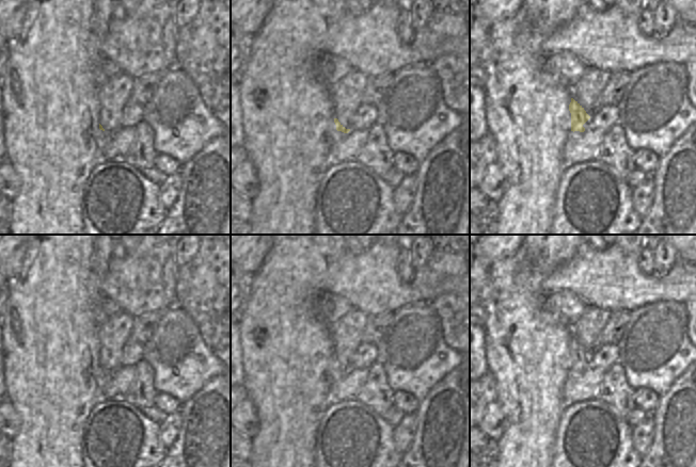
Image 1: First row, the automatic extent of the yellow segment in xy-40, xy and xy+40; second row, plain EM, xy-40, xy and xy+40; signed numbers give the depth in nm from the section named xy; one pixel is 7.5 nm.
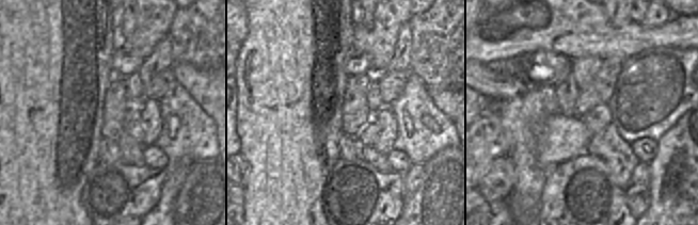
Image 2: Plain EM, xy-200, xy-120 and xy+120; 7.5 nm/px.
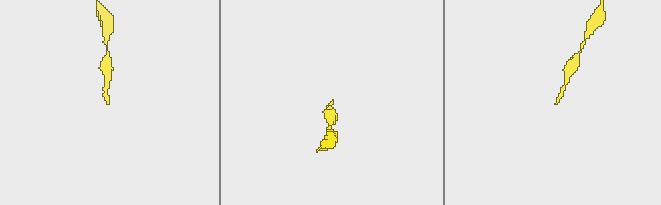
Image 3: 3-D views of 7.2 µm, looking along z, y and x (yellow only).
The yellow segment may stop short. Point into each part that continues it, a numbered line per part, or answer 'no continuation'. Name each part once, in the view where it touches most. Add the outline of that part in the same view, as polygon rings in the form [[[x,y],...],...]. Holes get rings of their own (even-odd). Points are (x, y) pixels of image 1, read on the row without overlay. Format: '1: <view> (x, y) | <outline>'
1: xy (338, 374) | [[[334,363],[334,381],[339,381],[347,375],[347,372],[336,369],[336,364]]]

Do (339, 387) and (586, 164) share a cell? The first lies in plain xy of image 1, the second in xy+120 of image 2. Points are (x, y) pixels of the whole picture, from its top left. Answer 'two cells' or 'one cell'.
two cells

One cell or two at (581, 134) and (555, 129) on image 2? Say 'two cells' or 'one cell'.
one cell

